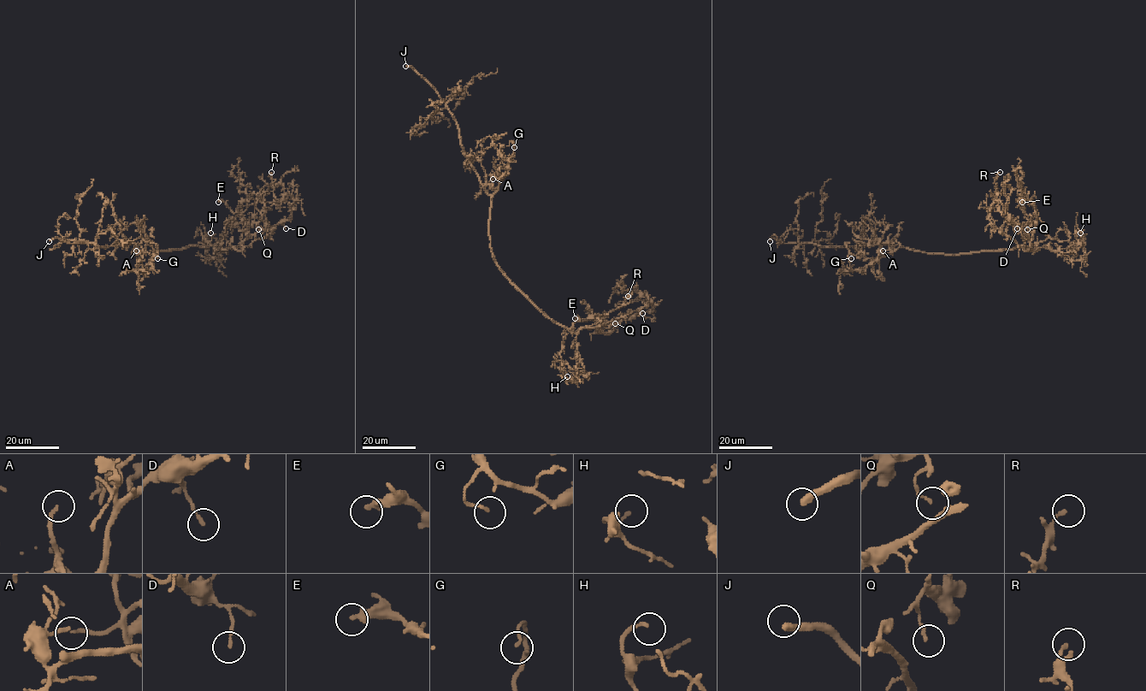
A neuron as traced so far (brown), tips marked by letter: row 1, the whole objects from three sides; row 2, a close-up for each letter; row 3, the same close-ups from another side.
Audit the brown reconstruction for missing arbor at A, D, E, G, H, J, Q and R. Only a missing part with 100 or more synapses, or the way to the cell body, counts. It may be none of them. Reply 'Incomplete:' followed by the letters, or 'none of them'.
Incomplete: A, J

